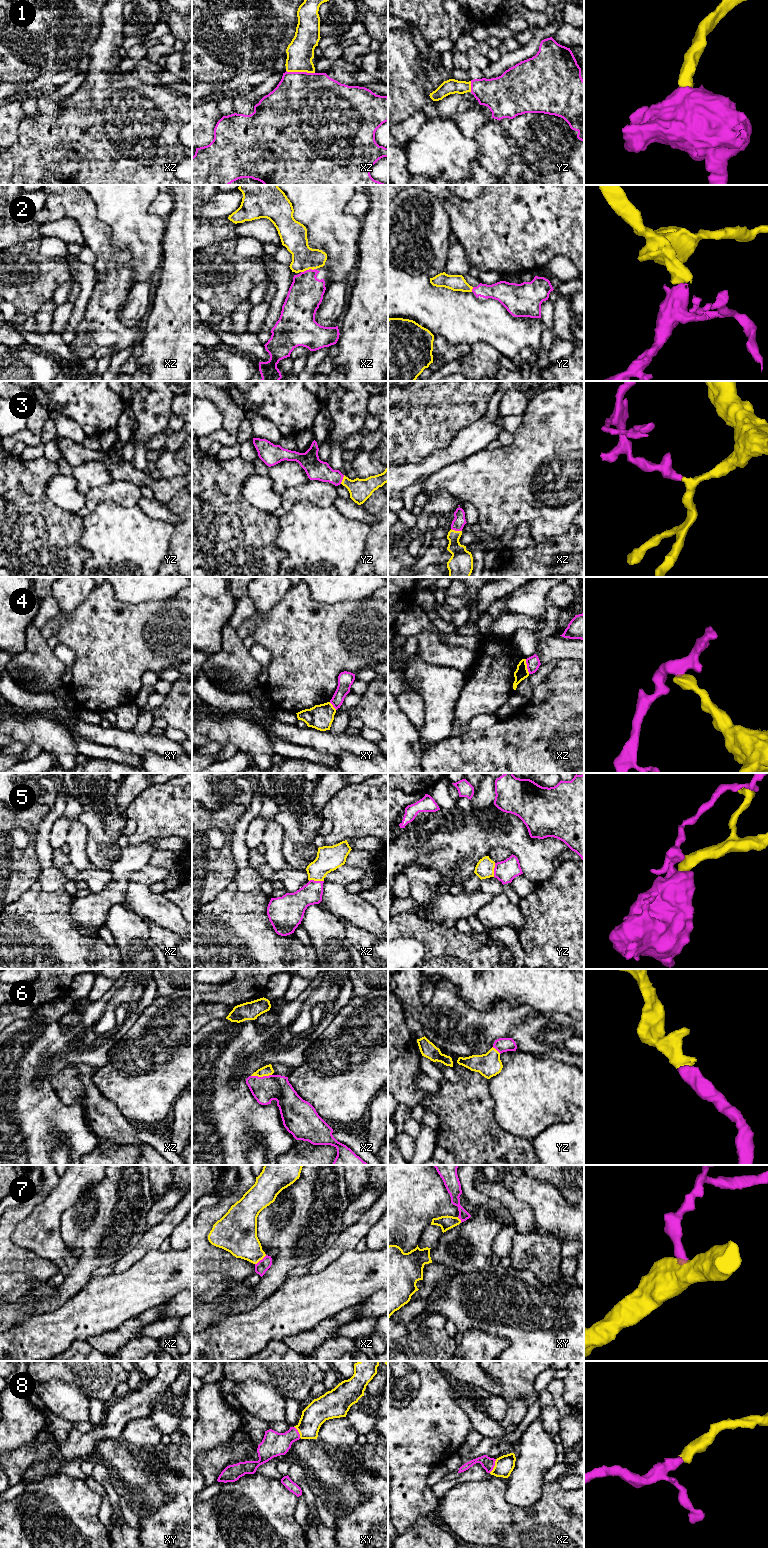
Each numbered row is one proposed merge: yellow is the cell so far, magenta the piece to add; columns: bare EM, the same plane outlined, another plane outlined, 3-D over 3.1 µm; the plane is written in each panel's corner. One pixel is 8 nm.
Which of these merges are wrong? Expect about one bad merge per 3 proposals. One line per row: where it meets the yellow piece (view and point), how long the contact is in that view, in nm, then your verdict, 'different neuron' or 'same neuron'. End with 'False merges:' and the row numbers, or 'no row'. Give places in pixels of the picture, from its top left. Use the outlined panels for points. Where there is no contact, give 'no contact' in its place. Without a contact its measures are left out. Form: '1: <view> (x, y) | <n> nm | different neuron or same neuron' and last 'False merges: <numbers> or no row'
1: xz (300, 71) | 240 nm | same neuron
2: xz (308, 269) | 120 nm | same neuron
3: xz (456, 531) | 90 nm | same neuron
4: xz (526, 666) | 120 nm | different neuron
5: xz (316, 880) | 120 nm | same neuron
6: xz (261, 1076) | 170 nm | same neuron
7: xz (260, 1259) | 120 nm | same neuron
8: xz (494, 1466) | 130 nm | same neuron
False merges: 4

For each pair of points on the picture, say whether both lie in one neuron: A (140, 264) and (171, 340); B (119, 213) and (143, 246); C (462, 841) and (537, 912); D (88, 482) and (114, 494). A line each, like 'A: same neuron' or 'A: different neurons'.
A: different neurons
B: same neuron
C: different neurons
D: different neurons

